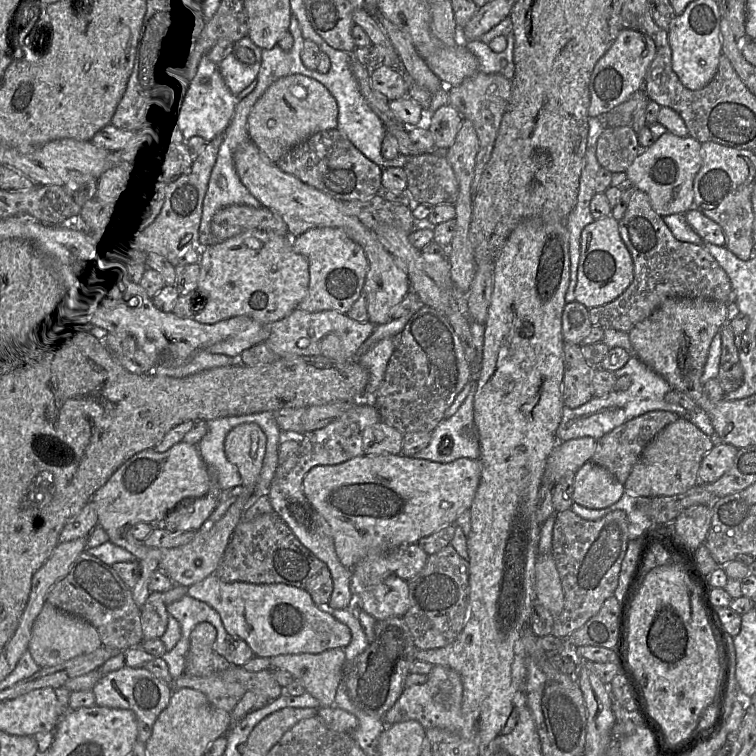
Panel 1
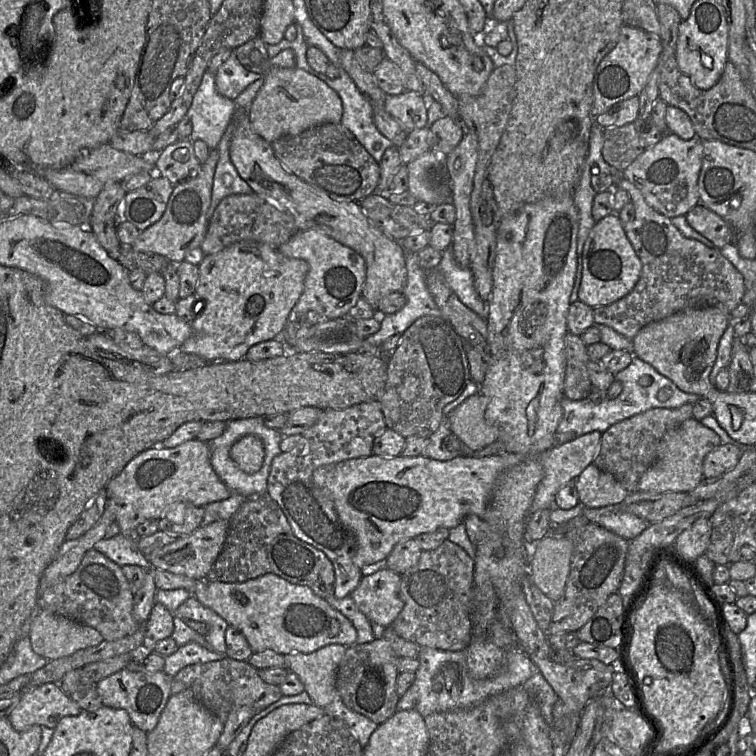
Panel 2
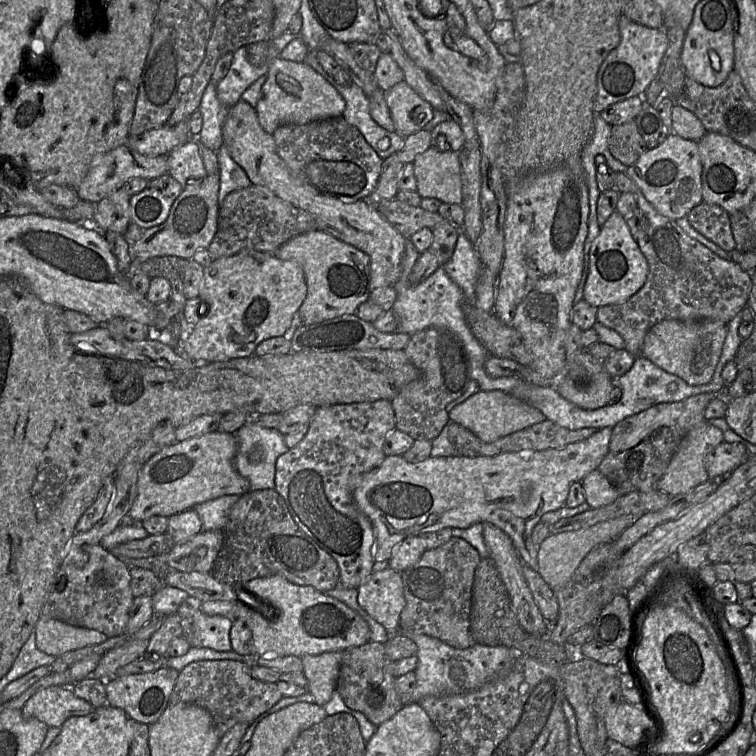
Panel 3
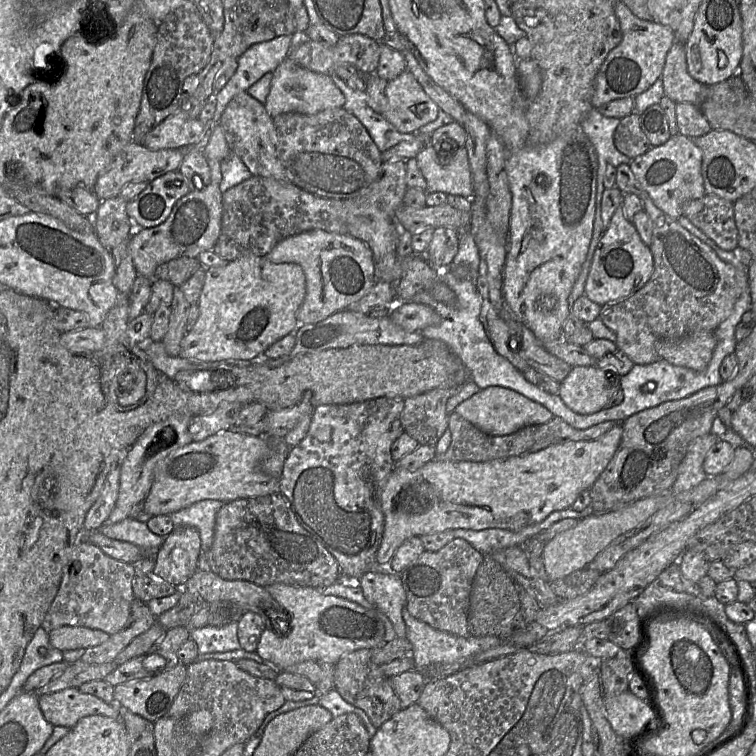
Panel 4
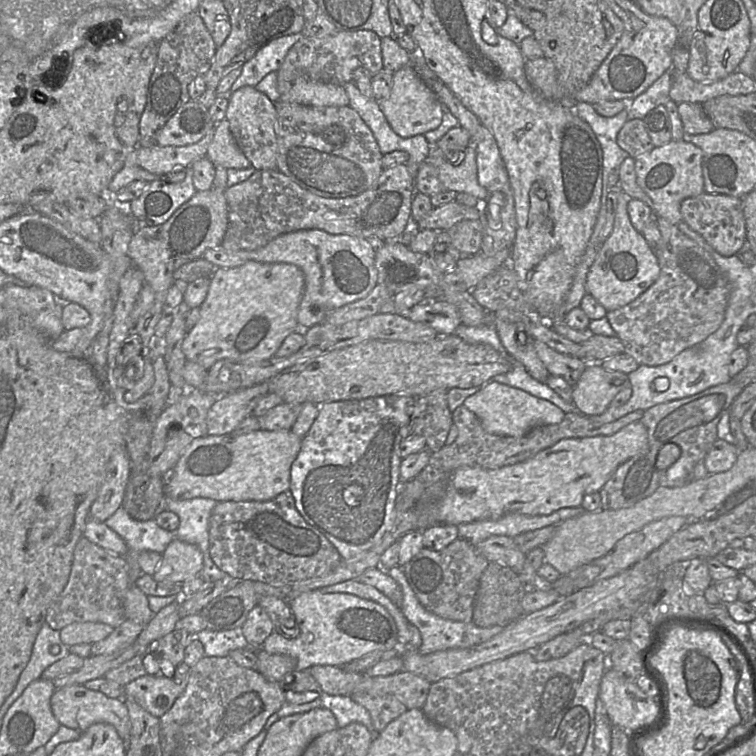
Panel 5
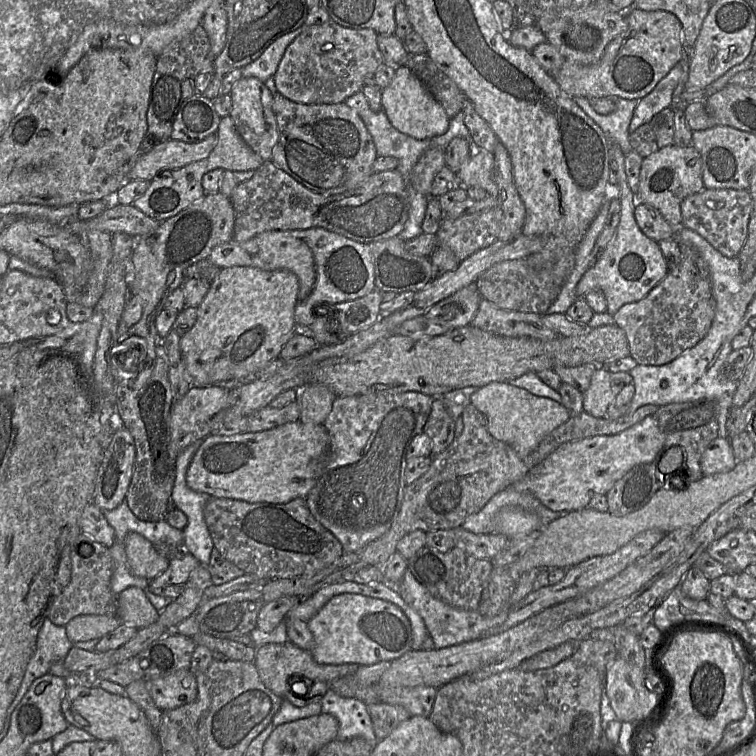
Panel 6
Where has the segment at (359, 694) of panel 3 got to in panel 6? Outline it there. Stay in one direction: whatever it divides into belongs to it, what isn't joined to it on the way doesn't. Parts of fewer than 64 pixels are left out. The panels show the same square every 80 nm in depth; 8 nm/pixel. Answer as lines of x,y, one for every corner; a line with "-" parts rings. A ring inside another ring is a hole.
378,702
367,705
377,740
388,736
401,722
411,714
401,705

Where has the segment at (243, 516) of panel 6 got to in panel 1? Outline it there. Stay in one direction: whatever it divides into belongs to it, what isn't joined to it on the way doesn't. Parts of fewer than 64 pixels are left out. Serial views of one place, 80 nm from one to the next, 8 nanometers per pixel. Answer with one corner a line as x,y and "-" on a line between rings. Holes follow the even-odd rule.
276,513
261,514
250,521
240,521
235,527
223,558
212,575
224,582
254,584
283,583
306,590
313,602
326,611
333,591
328,566
307,549

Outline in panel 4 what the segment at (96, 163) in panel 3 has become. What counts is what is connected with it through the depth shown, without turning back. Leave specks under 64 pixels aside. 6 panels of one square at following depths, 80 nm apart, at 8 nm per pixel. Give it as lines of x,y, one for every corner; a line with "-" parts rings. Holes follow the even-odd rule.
213,119
205,124
205,130
199,142
174,149
151,150
144,145
131,142
114,158
110,166
98,177
92,191
101,200
119,196
123,187
133,181
151,182
154,179
178,170
186,153
191,150
204,151
213,133

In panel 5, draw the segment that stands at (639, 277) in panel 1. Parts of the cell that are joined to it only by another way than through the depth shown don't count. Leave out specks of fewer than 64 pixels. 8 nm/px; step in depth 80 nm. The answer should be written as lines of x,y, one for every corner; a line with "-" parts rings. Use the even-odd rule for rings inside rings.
628,157
621,164
617,185
631,198
641,200
653,211
661,233
661,247
654,250
660,266
660,275
637,299
619,309
607,312
605,317
622,341
624,353
631,356
639,366
659,366
668,363
682,351
703,342
720,327
730,297
730,283
710,253
681,232
677,225
656,215
652,200
637,183
634,158

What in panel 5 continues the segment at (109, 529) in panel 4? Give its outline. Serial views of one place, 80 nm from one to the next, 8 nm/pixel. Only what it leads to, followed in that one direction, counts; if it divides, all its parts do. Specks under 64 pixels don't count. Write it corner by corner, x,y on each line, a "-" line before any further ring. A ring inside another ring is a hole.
121,506
111,515
105,524
117,533
127,544
128,551
124,558
128,564
128,573
131,583
140,577
142,571
138,563
138,555
145,550
155,551
160,554
175,538
176,531
168,531
161,528
154,519
139,521

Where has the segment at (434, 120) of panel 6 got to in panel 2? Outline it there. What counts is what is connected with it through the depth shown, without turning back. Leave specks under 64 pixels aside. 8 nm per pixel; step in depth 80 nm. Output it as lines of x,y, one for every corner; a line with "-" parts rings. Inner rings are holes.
406,90
399,95
387,95
385,110
407,132
425,127
428,121
427,98
414,91

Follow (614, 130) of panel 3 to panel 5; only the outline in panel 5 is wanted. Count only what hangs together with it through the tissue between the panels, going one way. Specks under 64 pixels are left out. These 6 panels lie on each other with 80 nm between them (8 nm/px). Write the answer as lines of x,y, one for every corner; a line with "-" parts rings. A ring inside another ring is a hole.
628,119
617,135
617,144
632,158
655,148
642,119

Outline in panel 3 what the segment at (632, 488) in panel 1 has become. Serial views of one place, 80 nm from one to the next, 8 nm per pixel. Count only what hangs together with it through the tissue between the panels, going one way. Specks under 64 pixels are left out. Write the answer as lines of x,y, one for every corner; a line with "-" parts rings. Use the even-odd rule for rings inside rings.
708,422
695,426
680,442
656,490
675,496
706,482
704,459
723,441
722,431

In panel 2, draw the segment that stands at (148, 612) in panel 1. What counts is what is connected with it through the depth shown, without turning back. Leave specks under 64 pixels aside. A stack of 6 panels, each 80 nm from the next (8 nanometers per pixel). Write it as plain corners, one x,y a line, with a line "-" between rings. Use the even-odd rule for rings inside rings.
155,602
148,620
141,627
145,630
142,649
145,652
154,652
155,645
168,637
174,630
174,616
161,603

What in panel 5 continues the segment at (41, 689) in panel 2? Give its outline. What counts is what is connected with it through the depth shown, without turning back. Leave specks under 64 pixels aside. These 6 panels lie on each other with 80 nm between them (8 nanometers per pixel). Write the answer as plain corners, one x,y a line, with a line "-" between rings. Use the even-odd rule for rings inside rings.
75,684
56,689
51,697
50,705
53,715
61,725
80,732
86,731
95,723
107,723
114,726
124,740
127,751
131,722
124,698
109,698
102,692
90,690
81,684

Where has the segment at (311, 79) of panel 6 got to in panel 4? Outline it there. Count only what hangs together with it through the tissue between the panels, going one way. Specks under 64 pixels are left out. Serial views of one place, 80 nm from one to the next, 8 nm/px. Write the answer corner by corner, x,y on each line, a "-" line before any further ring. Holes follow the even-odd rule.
363,34
339,36
336,44
328,45
309,39
289,52
289,59
300,66
326,75
334,74
335,69
342,64
351,64
359,69
362,75
375,73
381,53
381,41
373,40

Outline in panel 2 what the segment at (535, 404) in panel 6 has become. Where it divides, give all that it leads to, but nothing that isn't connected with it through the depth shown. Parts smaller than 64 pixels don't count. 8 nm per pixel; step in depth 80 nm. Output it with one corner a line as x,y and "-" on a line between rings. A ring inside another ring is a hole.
477,393
446,416
452,433
474,451
483,449
499,438
498,427
489,424
485,419
487,404
488,399

